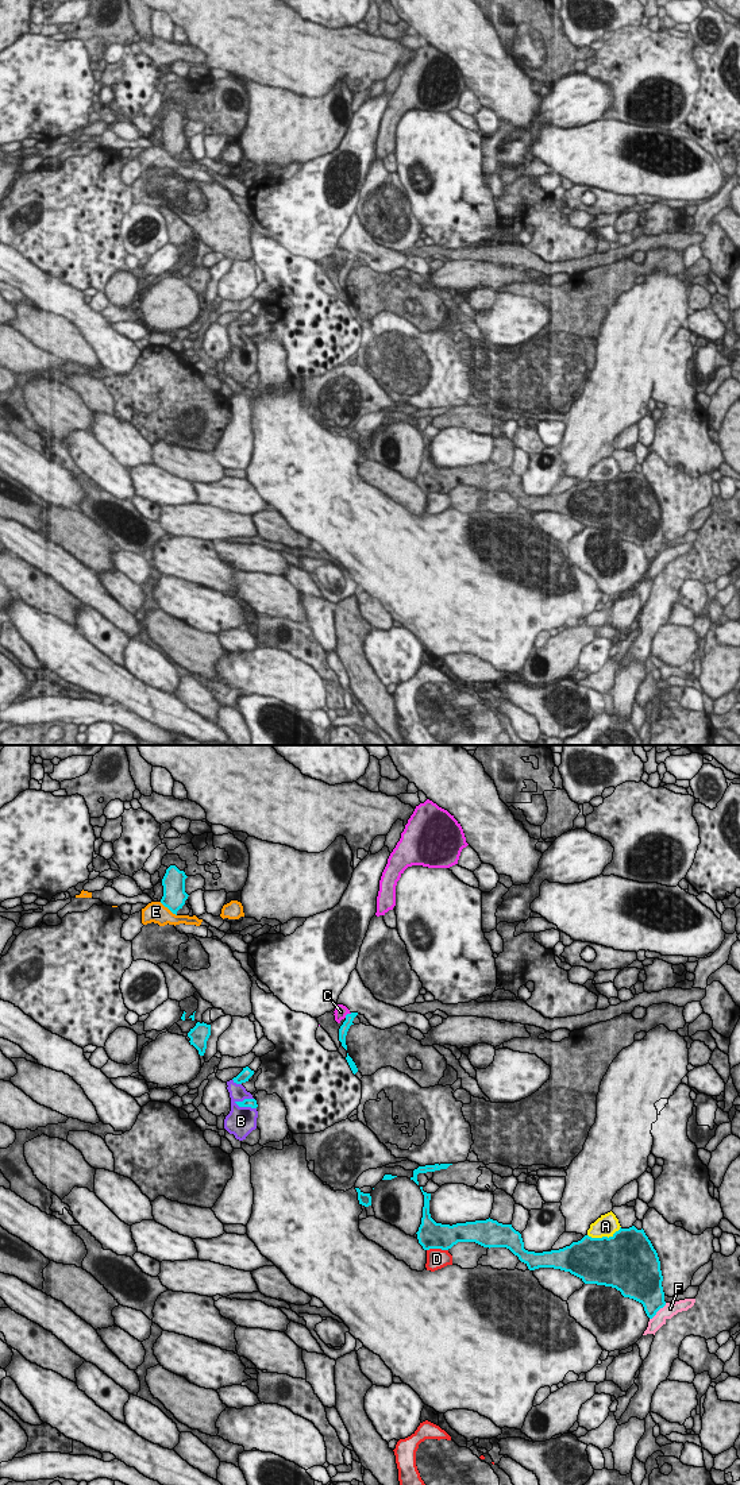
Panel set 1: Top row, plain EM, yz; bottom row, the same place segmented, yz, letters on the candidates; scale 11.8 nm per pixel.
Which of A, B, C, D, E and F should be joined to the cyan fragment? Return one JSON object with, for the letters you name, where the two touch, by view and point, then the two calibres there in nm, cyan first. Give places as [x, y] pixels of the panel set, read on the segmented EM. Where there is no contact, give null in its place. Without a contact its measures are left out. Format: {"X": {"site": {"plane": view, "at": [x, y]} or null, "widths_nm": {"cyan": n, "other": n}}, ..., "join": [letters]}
{"B": {"site": {"plane": "yz", "at": [245, 1106]}, "widths_nm": {"cyan": 100, "other": 340}}, "join": ["B"]}

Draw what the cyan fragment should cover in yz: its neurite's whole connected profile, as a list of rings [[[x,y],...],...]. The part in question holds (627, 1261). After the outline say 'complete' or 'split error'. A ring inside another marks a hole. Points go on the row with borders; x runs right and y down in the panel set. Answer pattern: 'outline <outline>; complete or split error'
outline [[[423,1191],[424,1207],[421,1224],[419,1227],[417,1239],[424,1250],[442,1249],[448,1250],[458,1242],[475,1242],[483,1247],[506,1247],[524,1262],[529,1270],[539,1268],[554,1268],[579,1277],[585,1284],[597,1284],[616,1288],[624,1297],[633,1299],[643,1304],[650,1319],[666,1305],[664,1292],[662,1287],[663,1276],[660,1261],[651,1241],[644,1230],[637,1230],[635,1226],[621,1228],[612,1237],[591,1238],[585,1235],[581,1241],[573,1242],[559,1250],[535,1253],[524,1249],[521,1234],[512,1224],[502,1224],[493,1219],[475,1220],[456,1224],[436,1223],[429,1214],[431,1193]]]; complete

